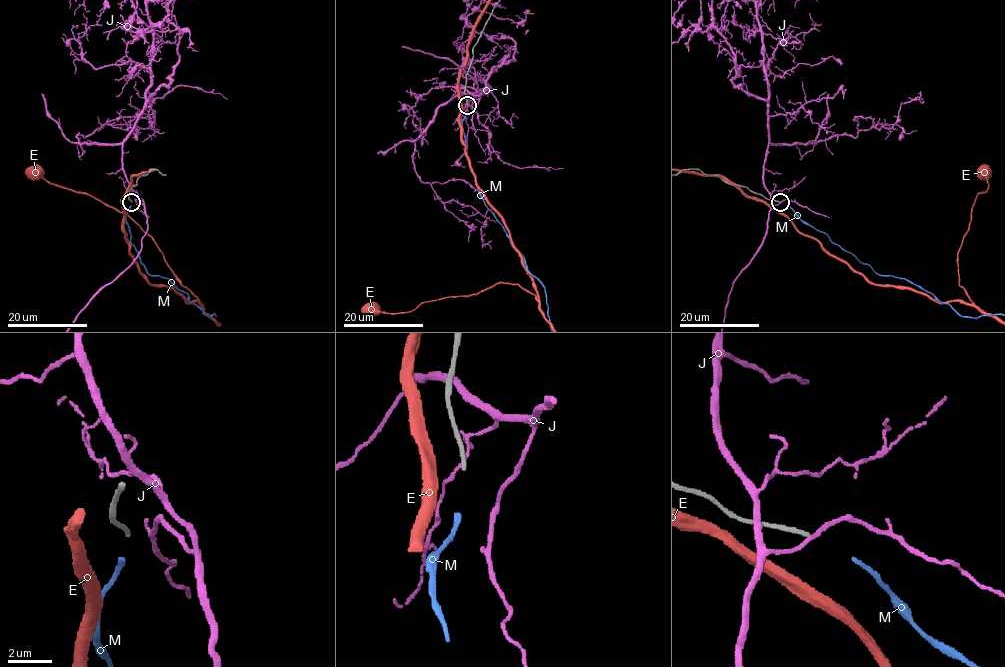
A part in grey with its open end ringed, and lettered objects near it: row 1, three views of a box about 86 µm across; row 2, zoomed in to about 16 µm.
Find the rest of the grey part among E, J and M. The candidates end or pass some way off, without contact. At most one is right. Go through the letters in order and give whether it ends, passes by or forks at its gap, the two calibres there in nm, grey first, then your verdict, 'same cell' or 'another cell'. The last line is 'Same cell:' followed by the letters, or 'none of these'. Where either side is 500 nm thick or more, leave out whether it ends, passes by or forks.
E: it passes by; calibres 190 and 460 nm; another cell
J: it passes by; calibres 190 and 180 nm; another cell
M: it ends; calibres 190 and 200 nm; same cell
Same cell: M

